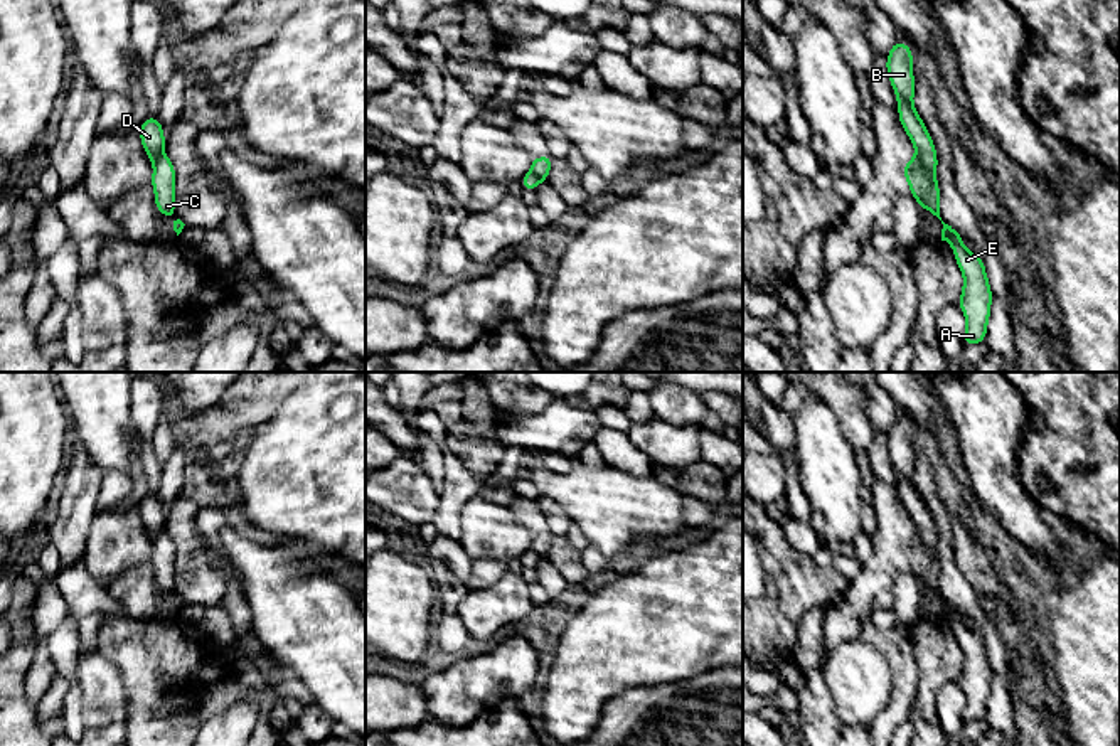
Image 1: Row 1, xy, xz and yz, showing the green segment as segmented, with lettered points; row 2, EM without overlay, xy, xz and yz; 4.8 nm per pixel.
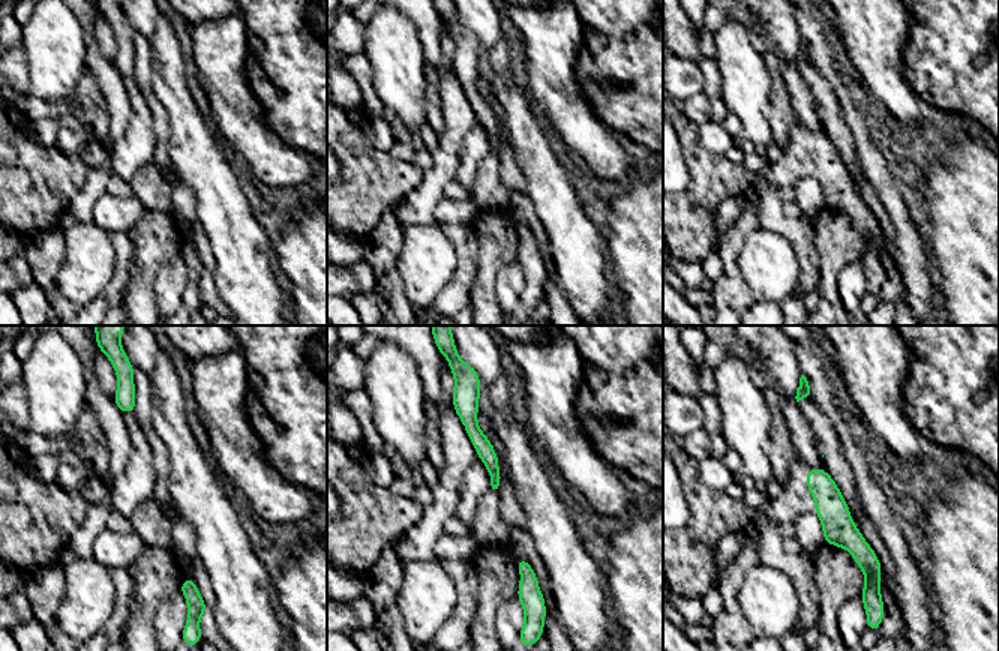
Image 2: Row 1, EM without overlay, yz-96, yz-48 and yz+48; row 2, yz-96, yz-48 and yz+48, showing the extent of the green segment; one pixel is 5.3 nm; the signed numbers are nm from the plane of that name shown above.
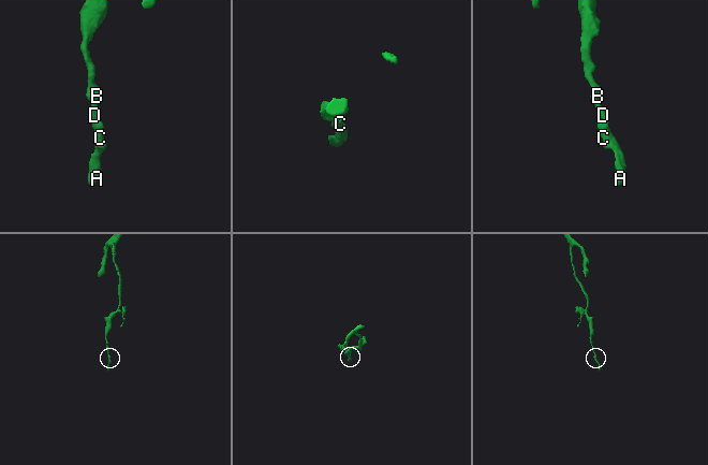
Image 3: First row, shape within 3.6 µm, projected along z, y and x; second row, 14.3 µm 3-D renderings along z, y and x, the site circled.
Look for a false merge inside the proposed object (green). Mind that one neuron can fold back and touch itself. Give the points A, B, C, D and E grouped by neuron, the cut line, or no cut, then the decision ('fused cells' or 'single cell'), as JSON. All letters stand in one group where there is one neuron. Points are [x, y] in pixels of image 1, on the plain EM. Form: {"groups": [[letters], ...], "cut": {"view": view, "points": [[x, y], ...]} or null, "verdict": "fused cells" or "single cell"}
{"groups": [["A", "C", "E"], ["B", "D"]], "cut": {"view": "yz", "points": [[918, 532], [918, 538], [933, 554]]}, "verdict": "fused cells"}

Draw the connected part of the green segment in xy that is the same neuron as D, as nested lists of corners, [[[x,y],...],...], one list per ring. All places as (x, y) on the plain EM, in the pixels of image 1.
[[[148,492],[138,507],[141,524],[145,530],[150,534],[150,539],[155,542],[157,536],[163,530],[165,524],[165,510],[158,493],[153,495]]]

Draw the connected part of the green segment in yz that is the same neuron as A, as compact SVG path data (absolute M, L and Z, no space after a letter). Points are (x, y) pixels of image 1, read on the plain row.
M943 598L941 601L941 618L947 618L952 623L955 638L963 652L963 667L957 679L967 695L963 724L984 721L990 695L990 680L994 677L984 637L980 631L973 631L965 625L963 616L955 605Z

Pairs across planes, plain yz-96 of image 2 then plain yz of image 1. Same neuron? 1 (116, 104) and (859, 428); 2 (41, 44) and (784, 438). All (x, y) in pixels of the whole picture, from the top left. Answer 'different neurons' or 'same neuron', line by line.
1: same neuron
2: different neurons

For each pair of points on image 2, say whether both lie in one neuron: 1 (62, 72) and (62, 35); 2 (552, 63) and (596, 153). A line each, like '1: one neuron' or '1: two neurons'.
1: one neuron
2: one neuron

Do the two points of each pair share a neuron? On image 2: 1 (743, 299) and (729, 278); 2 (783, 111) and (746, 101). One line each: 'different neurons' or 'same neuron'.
1: same neuron
2: different neurons

